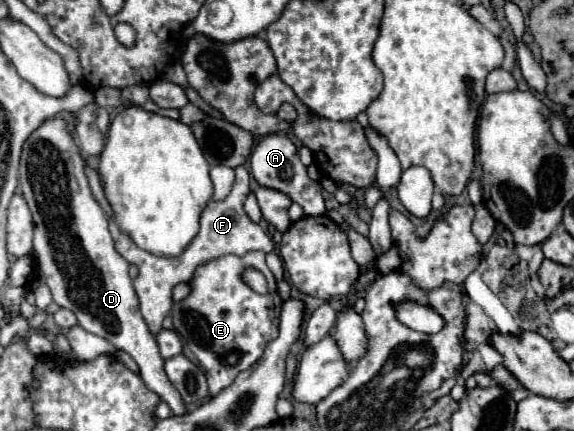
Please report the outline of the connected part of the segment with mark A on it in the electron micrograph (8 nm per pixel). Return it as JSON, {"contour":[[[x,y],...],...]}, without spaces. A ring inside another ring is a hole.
{"contour":[[[269,134],[255,146],[249,160],[251,160],[251,174],[261,186],[289,194],[291,200],[297,202],[307,216],[325,214],[325,202],[321,196],[321,186],[307,176],[307,170],[299,160],[297,146],[293,144],[293,140],[289,140],[287,136],[281,136],[281,134]]]}

